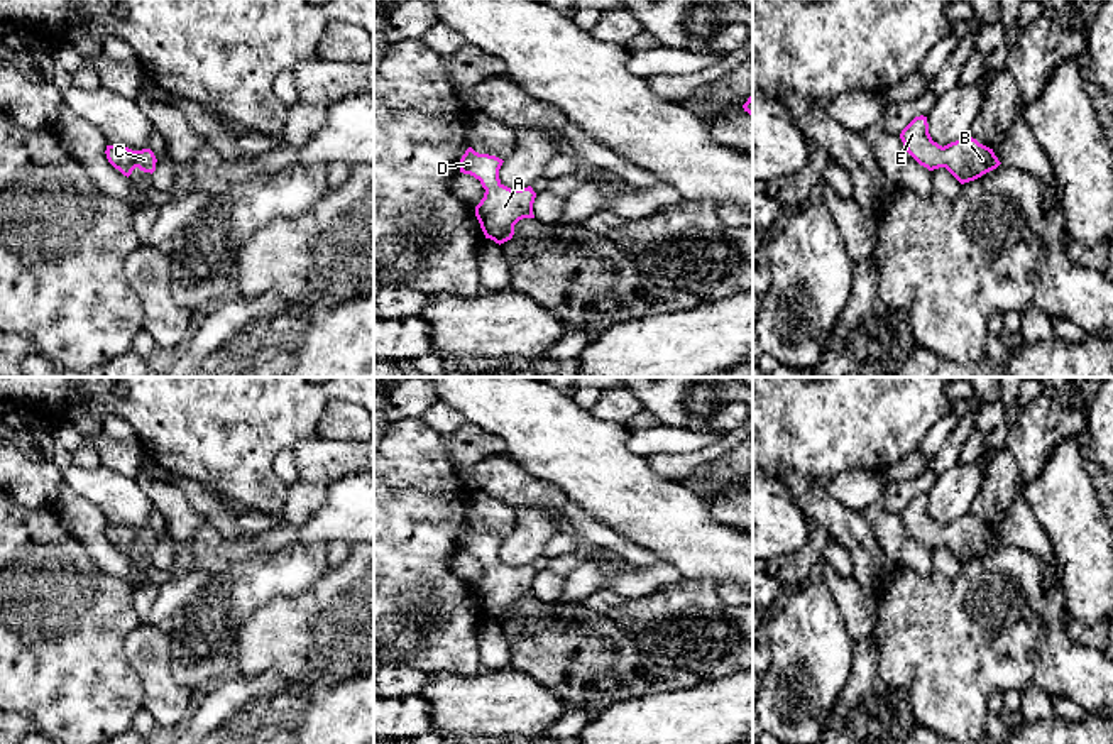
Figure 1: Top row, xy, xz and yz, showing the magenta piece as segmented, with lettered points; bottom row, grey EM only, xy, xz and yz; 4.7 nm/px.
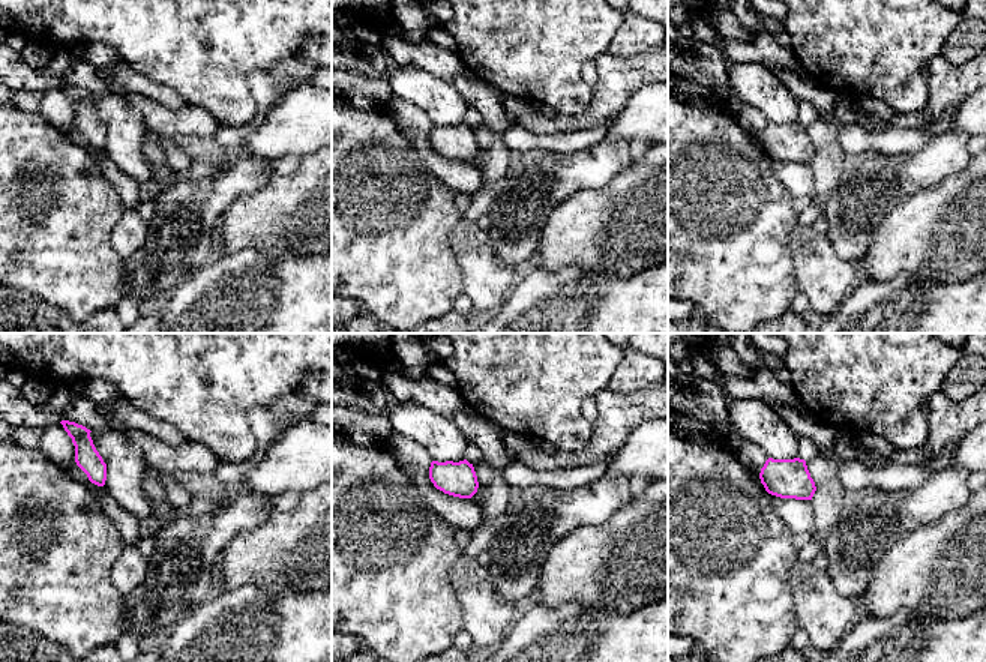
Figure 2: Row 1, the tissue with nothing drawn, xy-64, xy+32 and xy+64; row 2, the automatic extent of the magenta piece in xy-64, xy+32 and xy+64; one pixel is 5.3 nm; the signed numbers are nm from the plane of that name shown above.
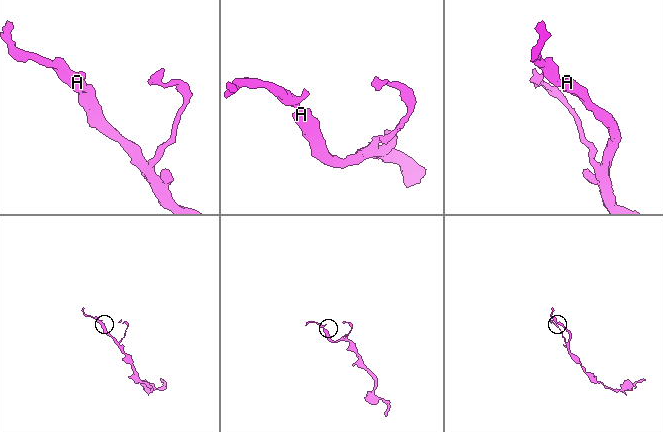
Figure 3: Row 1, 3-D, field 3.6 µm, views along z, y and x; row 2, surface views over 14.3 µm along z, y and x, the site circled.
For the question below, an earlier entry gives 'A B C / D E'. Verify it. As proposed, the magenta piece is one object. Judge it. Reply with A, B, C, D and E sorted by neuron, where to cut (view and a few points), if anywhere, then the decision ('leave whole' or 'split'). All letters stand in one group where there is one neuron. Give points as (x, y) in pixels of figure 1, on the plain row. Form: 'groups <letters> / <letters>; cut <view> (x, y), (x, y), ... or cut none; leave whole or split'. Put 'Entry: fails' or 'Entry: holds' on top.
Entry: fails
groups A B C D E; cut none; leave whole

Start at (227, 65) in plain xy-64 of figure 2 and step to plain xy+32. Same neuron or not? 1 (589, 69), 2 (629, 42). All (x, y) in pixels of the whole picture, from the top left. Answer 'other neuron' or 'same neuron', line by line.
1: other neuron
2: other neuron

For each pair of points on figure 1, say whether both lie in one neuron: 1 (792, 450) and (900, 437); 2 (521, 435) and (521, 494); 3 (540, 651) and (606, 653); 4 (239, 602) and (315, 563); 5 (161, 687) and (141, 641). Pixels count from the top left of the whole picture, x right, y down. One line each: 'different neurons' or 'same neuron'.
1: same neuron
2: different neurons
3: same neuron
4: same neuron
5: same neuron

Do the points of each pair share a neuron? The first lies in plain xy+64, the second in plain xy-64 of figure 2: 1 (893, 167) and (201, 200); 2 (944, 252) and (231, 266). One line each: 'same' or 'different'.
1: same
2: different

